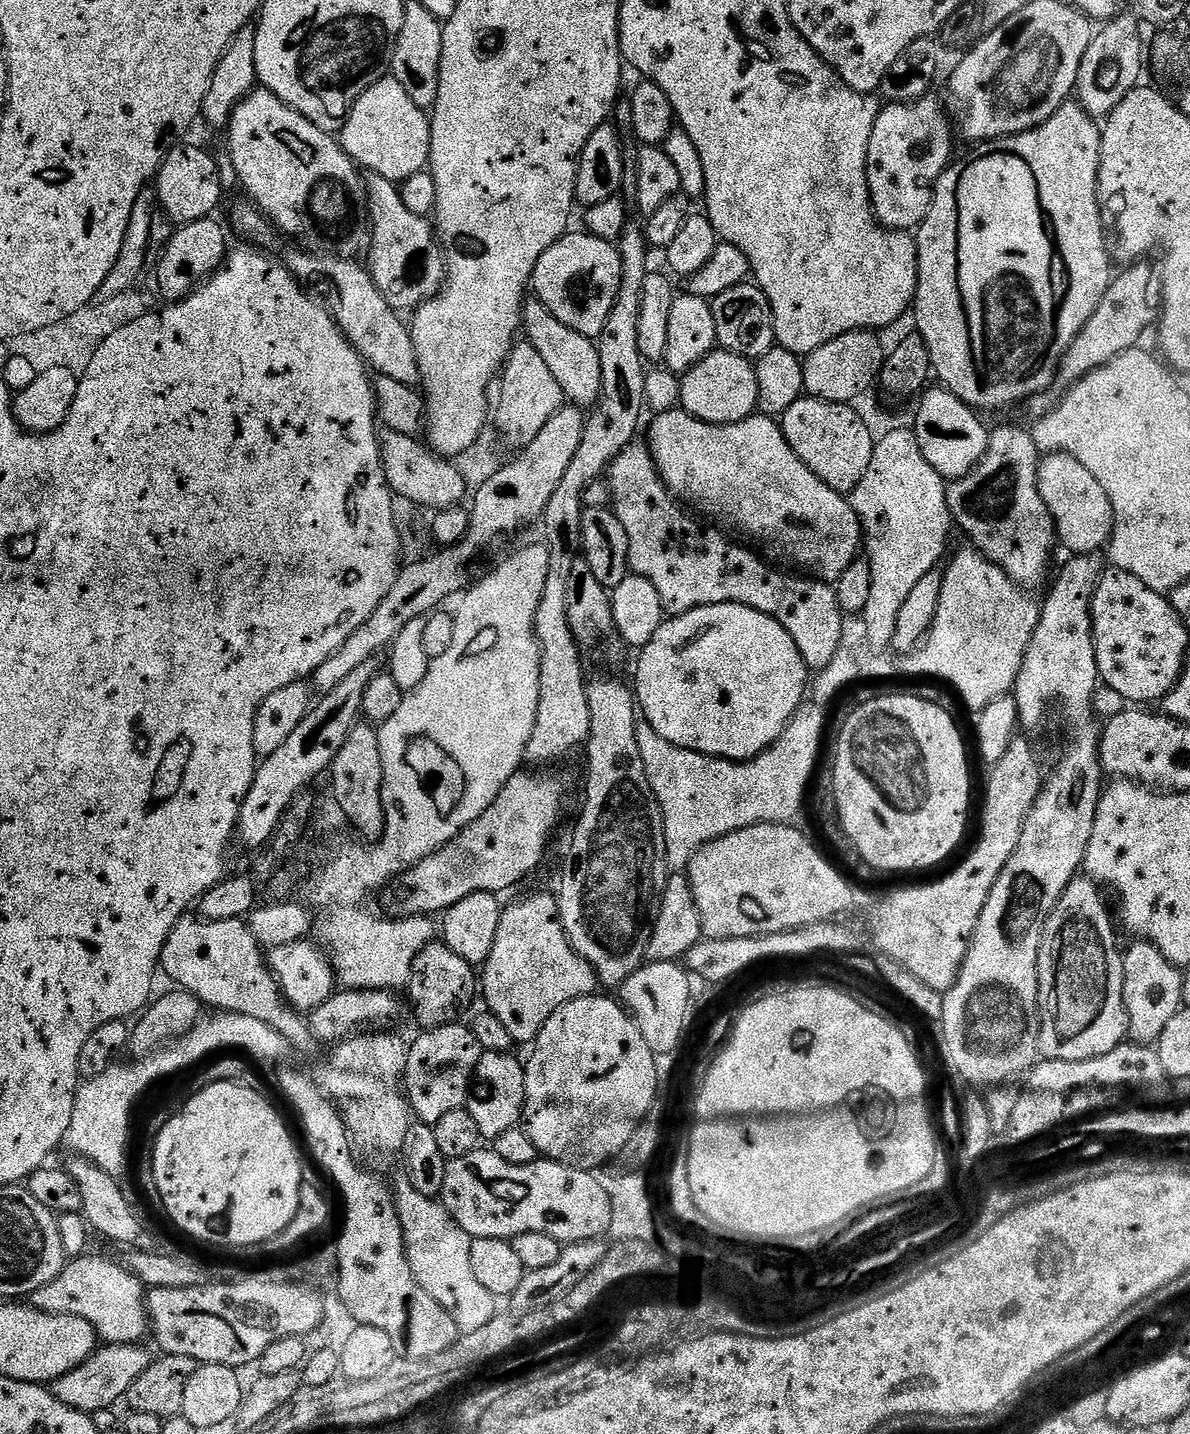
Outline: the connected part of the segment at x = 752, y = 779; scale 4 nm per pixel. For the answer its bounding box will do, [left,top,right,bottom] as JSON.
[637,702,826,870]

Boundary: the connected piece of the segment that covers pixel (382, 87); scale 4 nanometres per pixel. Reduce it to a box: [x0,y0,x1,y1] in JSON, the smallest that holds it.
[338,74,432,182]

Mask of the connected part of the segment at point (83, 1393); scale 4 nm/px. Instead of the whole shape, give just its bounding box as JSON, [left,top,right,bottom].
[50,1343,153,1413]

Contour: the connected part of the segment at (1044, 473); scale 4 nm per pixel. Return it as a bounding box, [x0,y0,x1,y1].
[1036,452,1114,554]

